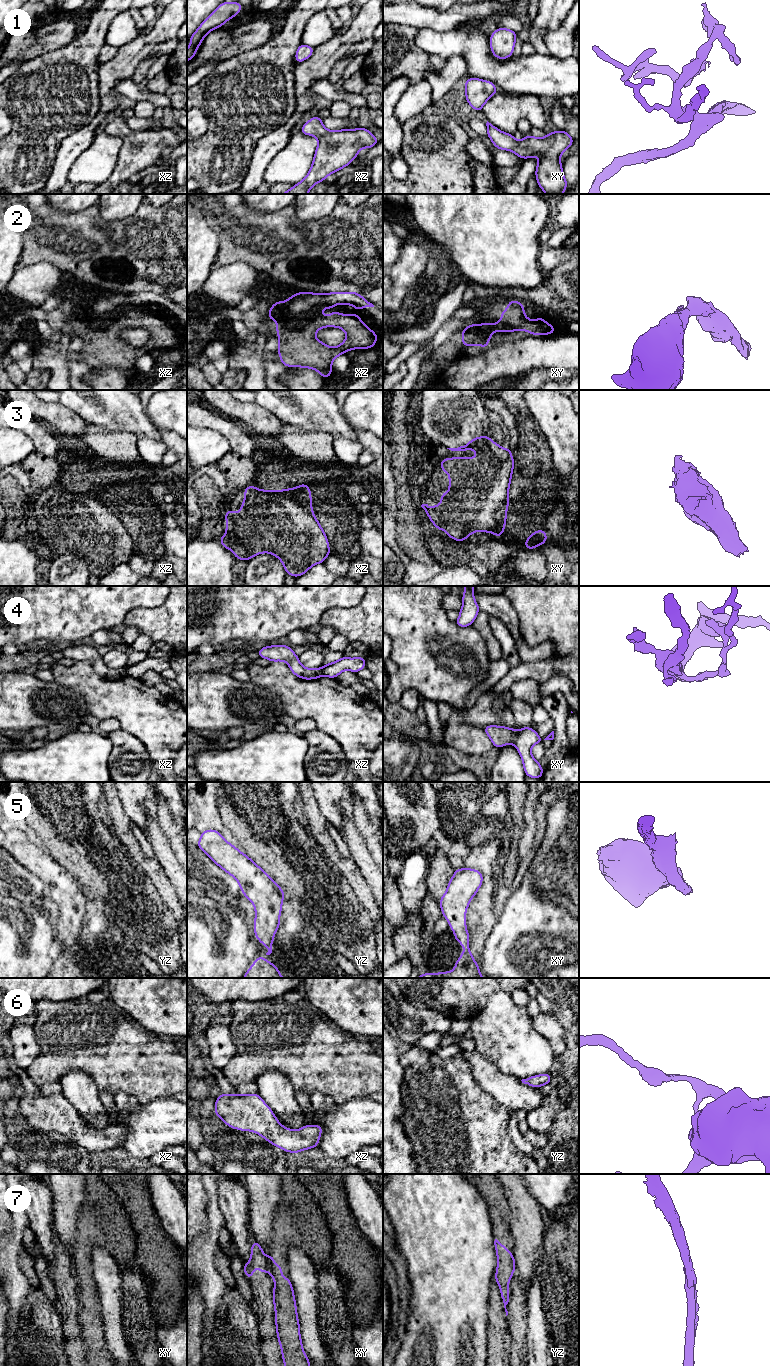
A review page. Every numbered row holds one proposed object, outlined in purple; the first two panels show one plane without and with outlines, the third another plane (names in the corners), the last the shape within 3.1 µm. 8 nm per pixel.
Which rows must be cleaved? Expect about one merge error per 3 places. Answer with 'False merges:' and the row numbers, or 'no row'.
False merges: 2, 4, 7

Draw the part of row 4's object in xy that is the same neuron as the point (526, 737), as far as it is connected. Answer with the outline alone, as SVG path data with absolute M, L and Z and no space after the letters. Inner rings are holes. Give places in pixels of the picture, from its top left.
M523 727L518 733L514 746L517 748L524 766L525 775L530 778L541 779L544 770L542 769L540 762L535 760L531 754L531 747L534 744L542 743L542 740L538 733L530 728ZM552 731L544 740L553 740L554 731Z

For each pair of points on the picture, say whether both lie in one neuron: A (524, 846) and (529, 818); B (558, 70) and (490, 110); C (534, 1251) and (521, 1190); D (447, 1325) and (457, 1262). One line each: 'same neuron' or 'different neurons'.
A: same neuron
B: different neurons
C: same neuron
D: same neuron

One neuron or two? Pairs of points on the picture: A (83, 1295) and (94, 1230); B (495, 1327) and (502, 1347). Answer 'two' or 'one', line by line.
A: one
B: one

